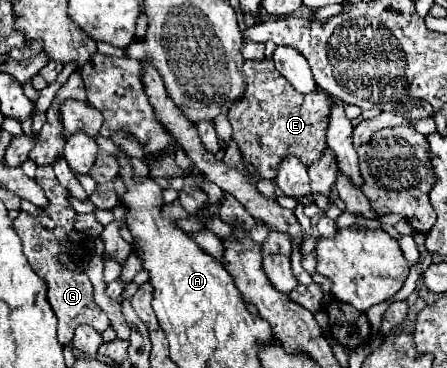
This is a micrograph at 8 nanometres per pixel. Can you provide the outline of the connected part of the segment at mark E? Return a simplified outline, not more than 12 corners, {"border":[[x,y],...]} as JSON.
{"border":[[245,62],[233,140],[261,178],[327,148],[331,98]]}

